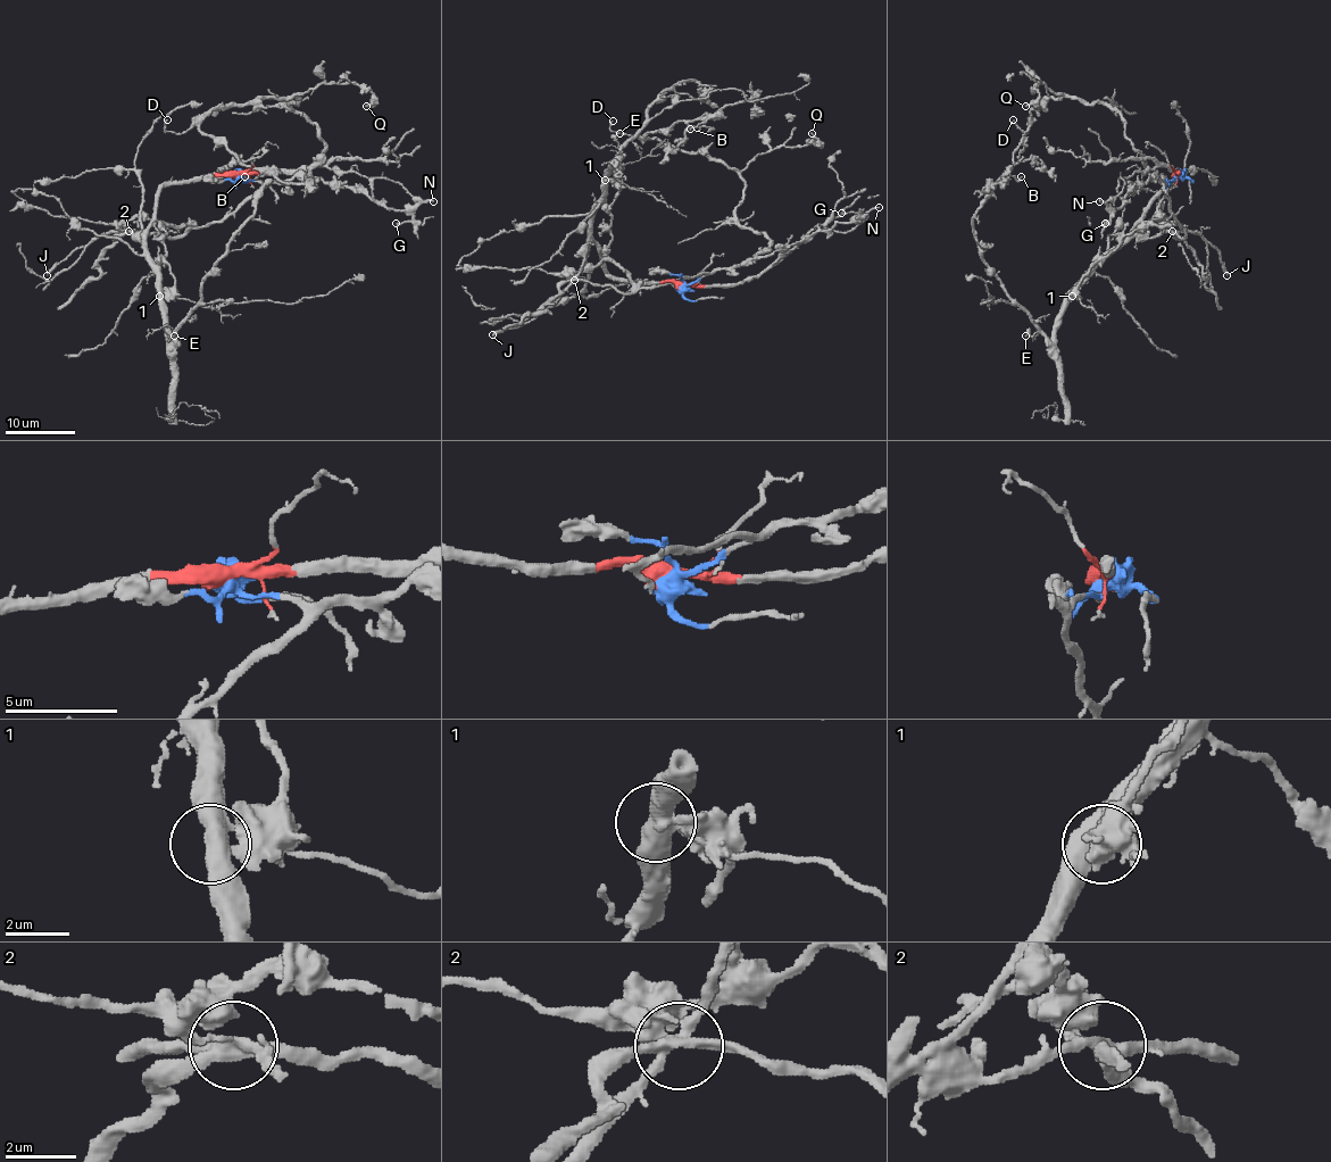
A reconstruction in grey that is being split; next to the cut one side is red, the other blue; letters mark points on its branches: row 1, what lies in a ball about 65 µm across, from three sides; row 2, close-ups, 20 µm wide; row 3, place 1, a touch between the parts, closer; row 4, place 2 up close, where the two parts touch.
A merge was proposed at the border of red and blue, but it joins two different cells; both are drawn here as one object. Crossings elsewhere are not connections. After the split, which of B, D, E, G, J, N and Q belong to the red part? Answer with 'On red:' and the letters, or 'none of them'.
On red: E, J

